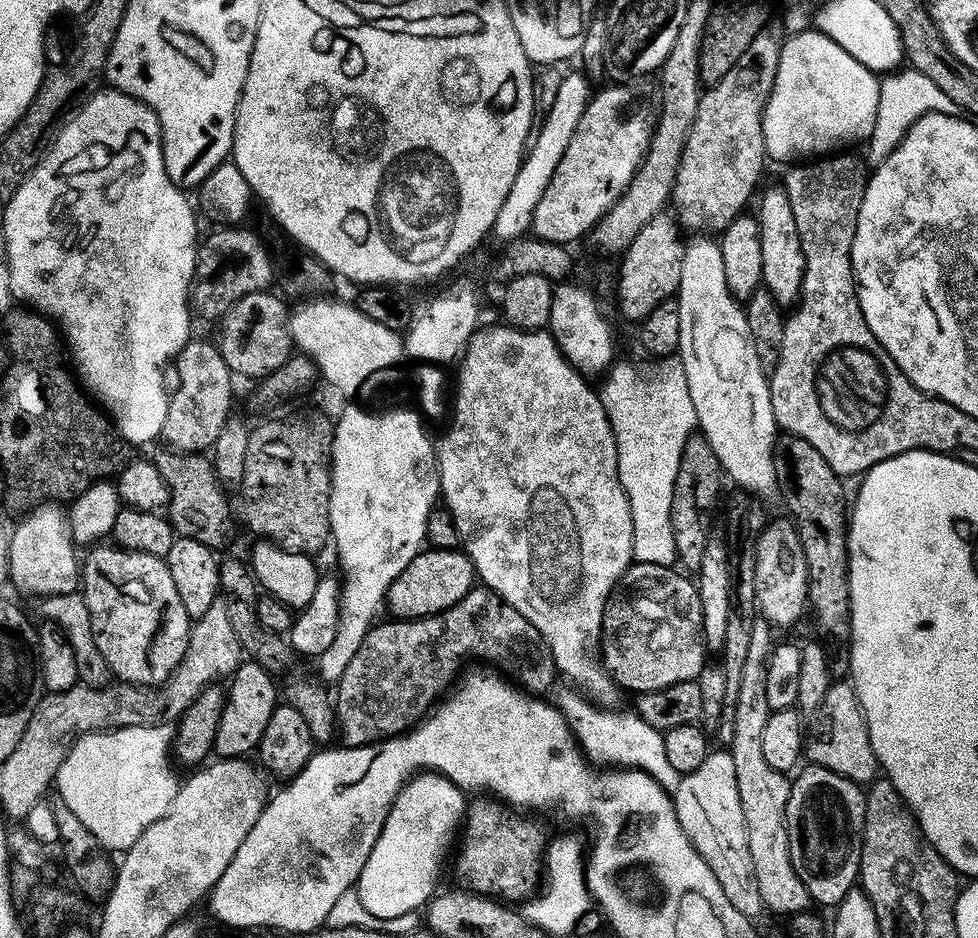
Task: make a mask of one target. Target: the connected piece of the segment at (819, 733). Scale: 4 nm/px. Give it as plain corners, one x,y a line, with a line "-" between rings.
829,683
826,696
822,698
811,720
810,731
802,748
809,765
817,764
826,770
834,770
834,774
842,774
842,778
850,778
861,786
867,786
877,779
878,765
874,746
870,746
864,711
860,709
856,690
851,683

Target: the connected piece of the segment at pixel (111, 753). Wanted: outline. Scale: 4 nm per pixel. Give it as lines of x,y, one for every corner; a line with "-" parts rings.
167,724
116,728
113,732
90,732
72,745
68,757
62,762
54,781
55,787
60,787
58,796
105,849
127,850
151,824
167,814
174,802
181,781
176,780
168,765
173,744
174,732

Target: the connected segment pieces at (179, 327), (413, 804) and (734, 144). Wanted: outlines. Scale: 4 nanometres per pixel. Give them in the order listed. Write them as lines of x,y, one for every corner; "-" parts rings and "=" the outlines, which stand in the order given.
115,90
107,91
90,97
88,105
84,109
81,107
57,131
48,151
44,153
44,159
36,165
18,186
18,190
3,205
5,252
3,255
8,262
9,293
15,299
16,296
20,299
17,301
31,306
35,311
55,321
66,341
66,348
70,353
70,360
74,365
74,372
79,383
99,401
103,411
110,417
111,423
112,420
116,423
121,438
129,440
132,444
148,444
155,436
157,439
163,433
168,409
169,393
166,388
164,392
164,372
160,366
167,360
168,363
175,361
176,355
187,346
193,335
192,318
194,319
194,316
190,311
190,293
193,291
196,274
195,260
198,247
194,228
195,211
191,202
184,197
187,195
182,191
180,185
173,182
170,174
166,174
160,123
156,115
142,102
138,102
126,94
=
431,770
413,775
396,795
396,801
392,804
392,809
388,812
382,830
374,842
374,850
370,850
370,858
366,858
366,866
360,868
360,878
354,885
366,910
378,919
392,919
406,914
407,911
423,909
437,891
436,879
440,876
440,863
443,862
448,847
451,844
453,847
454,837
465,815
466,796
457,784
=
763,30
752,40
748,50
740,56
732,70
718,83
701,93
696,116
681,152
671,195
677,221
685,229
698,229
696,231
700,232
703,231
700,229
708,227
715,232
721,232
745,211
744,206
760,180
764,164
767,165
768,162
765,150
764,110
773,90
774,78
777,77
782,48
781,37
778,38
770,30

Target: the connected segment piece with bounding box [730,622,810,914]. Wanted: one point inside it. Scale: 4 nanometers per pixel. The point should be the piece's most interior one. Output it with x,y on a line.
764,792

